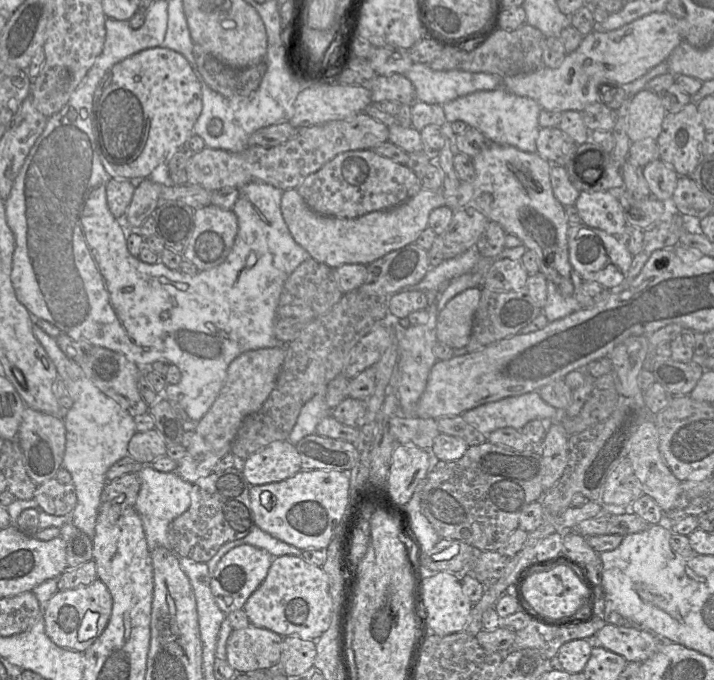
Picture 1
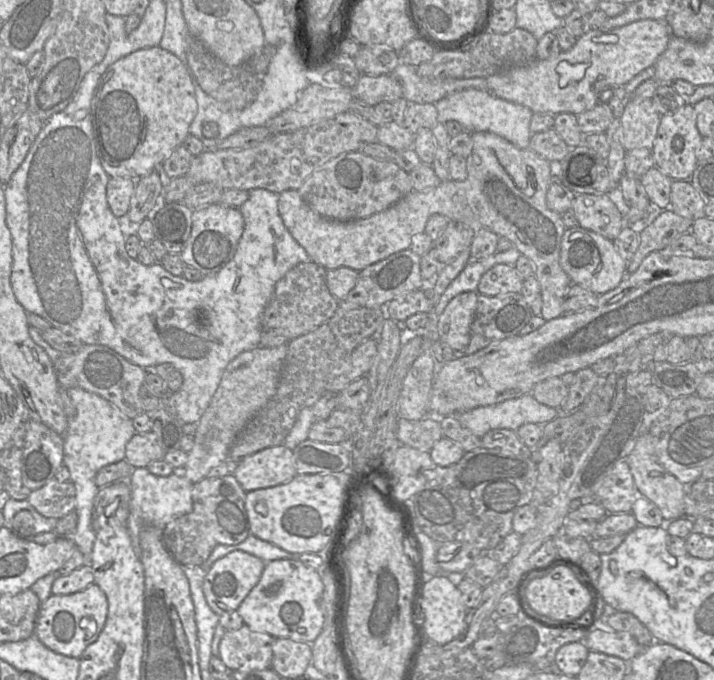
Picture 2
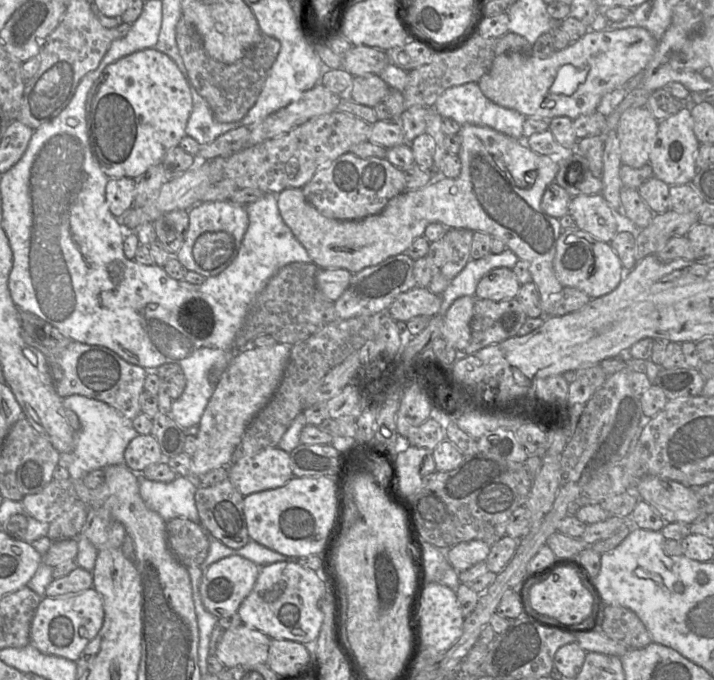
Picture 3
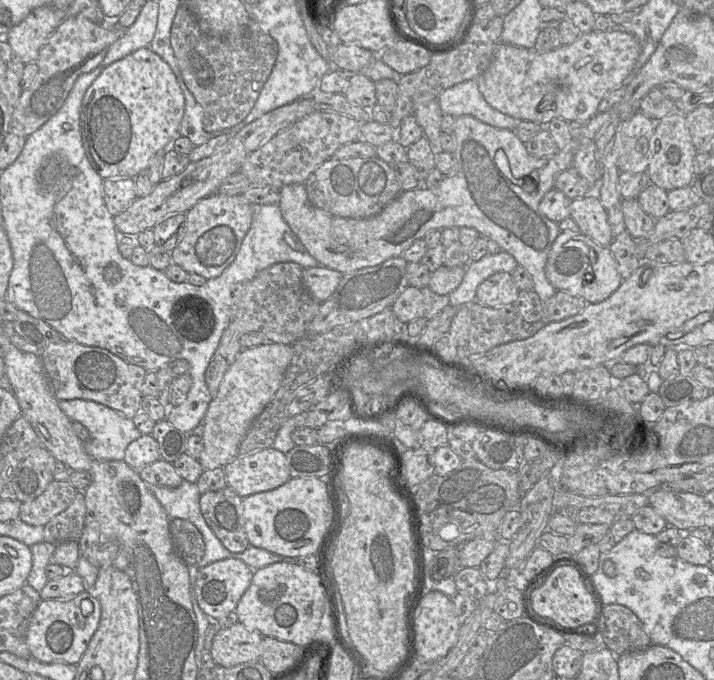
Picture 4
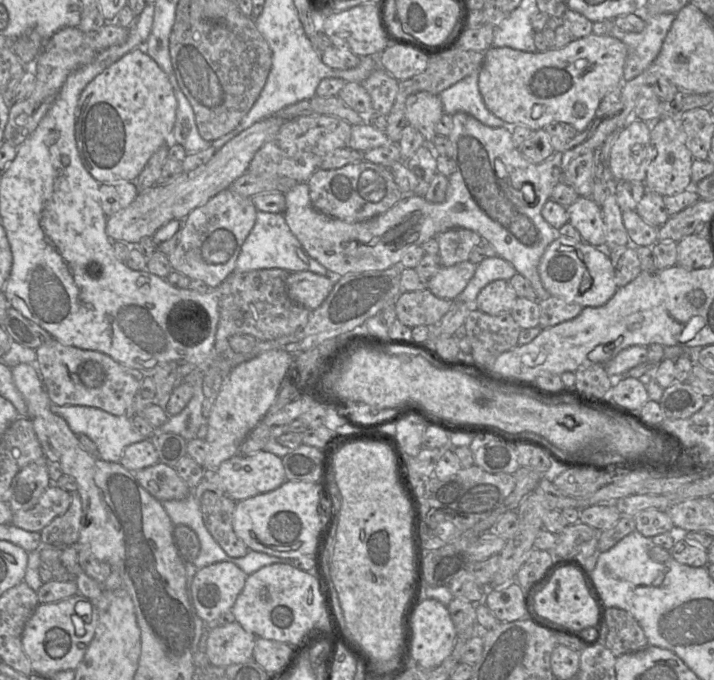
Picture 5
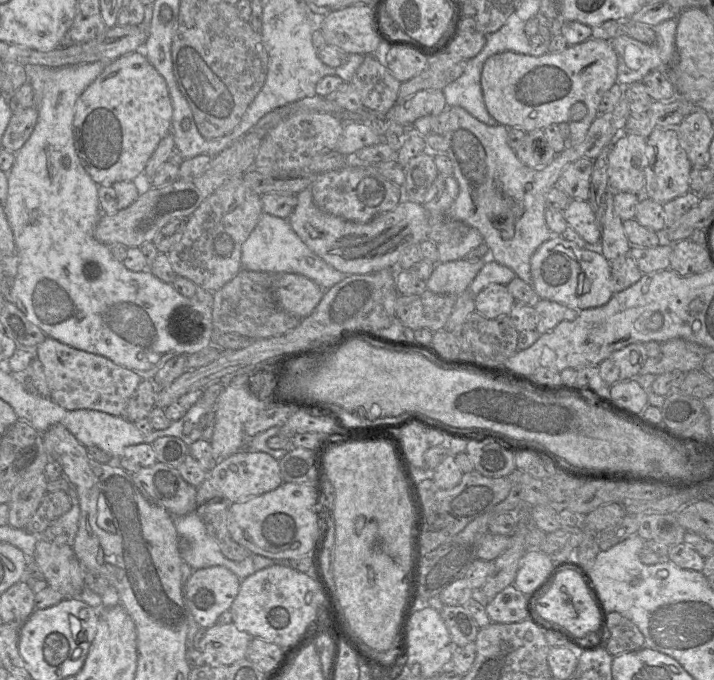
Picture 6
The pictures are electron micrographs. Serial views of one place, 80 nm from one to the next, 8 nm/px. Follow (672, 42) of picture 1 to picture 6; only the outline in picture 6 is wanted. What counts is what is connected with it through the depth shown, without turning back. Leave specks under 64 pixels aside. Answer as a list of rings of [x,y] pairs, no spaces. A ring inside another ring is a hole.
[[[589,38],[576,44],[568,45],[560,52],[548,52],[542,56],[505,51],[489,57],[481,73],[481,88],[484,103],[489,114],[508,128],[521,128],[525,132],[543,129],[550,124],[568,122],[570,127],[569,145],[580,143],[593,120],[598,116],[598,107],[603,95],[617,82],[618,59],[611,41]],[[576,102],[587,107],[586,116],[580,121],[570,120],[570,108]]]

